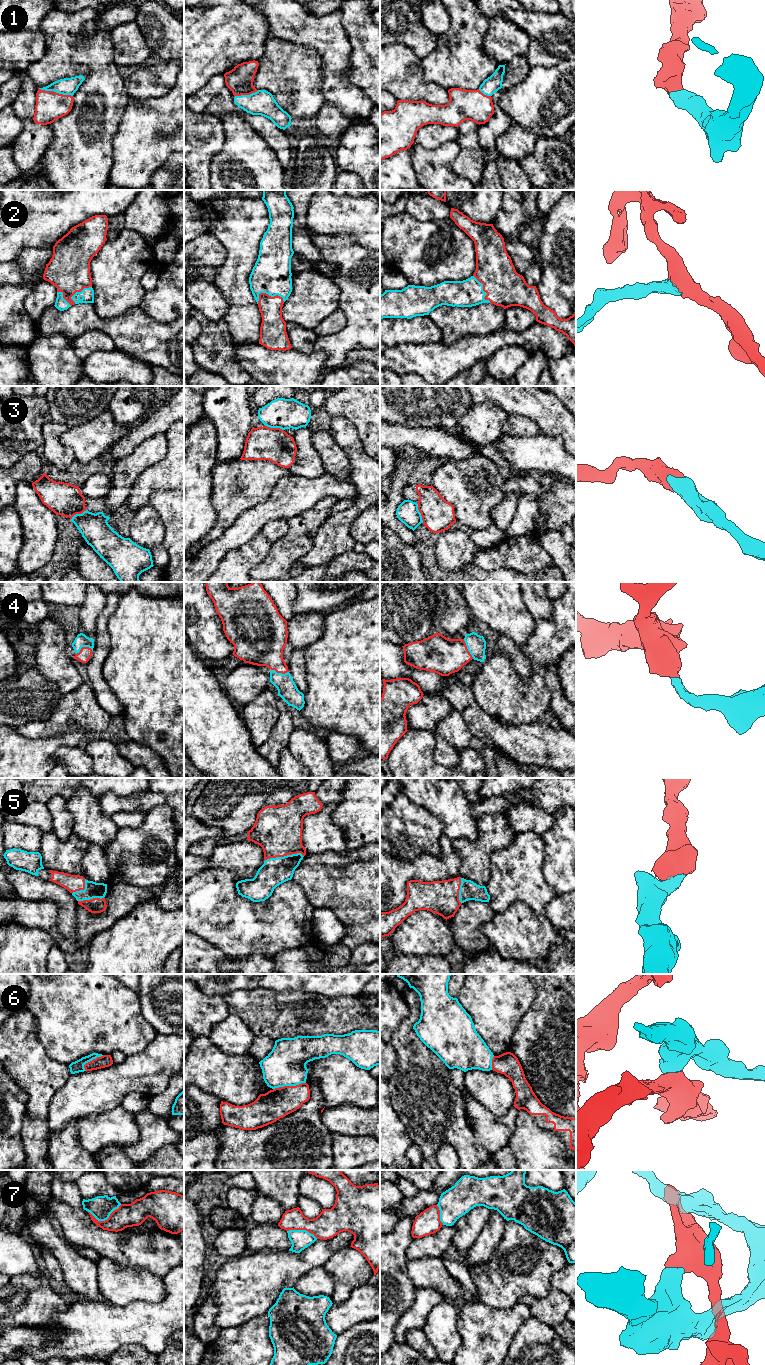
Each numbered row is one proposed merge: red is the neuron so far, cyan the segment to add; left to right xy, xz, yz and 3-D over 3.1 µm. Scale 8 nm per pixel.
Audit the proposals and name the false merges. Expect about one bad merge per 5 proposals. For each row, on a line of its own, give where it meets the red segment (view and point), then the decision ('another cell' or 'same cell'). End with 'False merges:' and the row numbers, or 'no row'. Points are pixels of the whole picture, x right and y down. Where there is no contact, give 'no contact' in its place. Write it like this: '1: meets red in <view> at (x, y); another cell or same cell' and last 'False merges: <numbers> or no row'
1: meets red in xy at (55, 92); same cell
2: meets red in xz at (267, 294); same cell
3: meets red in yz at (420, 512); same cell
4: meets red in xy at (83, 647); same cell
5: meets red in xz at (283, 856); same cell
6: meets red in xz at (289, 1086); another cell
7: meets red in xy at (105, 1220); another cell
False merges: 6, 7

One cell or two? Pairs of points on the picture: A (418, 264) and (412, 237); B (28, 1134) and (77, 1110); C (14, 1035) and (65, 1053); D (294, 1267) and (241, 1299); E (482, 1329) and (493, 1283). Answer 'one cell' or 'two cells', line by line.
A: one cell
B: two cells
C: two cells
D: one cell
E: two cells

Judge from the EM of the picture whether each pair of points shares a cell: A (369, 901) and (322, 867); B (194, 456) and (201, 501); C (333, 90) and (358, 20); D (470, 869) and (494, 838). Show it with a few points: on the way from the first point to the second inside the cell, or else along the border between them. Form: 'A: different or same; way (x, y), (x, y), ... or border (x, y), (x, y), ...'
A: same; way (357, 891), (342, 883), (338, 883), (334, 879)
B: same; way (194, 467), (194, 490)
C: different; border (341, 21), (351, 46), (350, 67)
D: same; way (476, 861), (476, 856), (486, 846)

